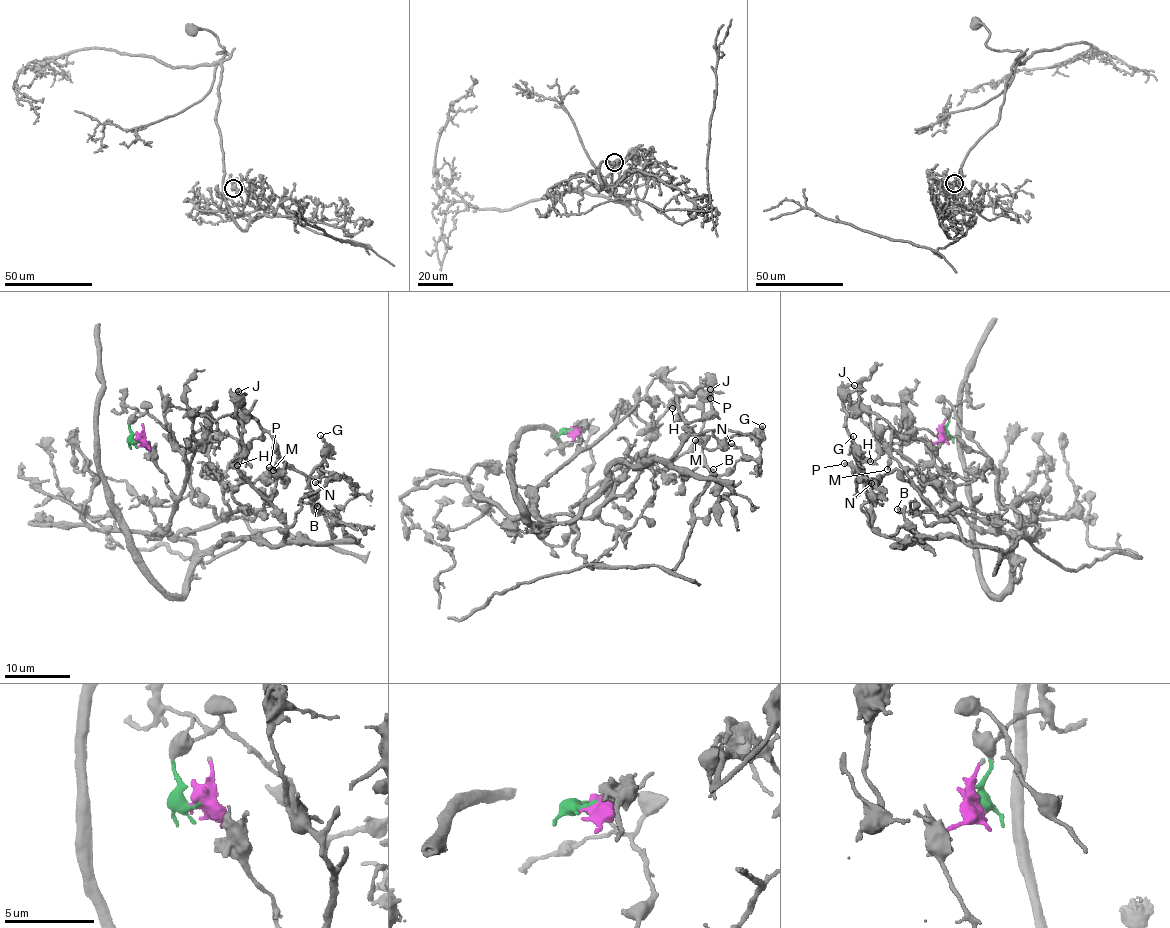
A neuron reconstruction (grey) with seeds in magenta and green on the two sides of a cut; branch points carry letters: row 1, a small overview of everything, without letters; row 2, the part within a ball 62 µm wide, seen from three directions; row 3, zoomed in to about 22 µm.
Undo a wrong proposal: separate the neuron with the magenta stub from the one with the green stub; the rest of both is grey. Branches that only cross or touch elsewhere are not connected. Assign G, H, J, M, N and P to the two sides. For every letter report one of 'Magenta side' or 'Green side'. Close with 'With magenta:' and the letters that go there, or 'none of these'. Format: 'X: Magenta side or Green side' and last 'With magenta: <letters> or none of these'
G: Magenta side
H: Magenta side
J: Magenta side
M: Green side
N: Green side
P: Magenta side
With magenta: G, H, J, P

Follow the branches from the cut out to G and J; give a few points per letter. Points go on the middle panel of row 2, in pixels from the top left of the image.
G: (569, 430), (575, 453), (537, 489), (545, 522), (572, 520), (617, 462), (762, 425)
J: (569, 430), (575, 453), (537, 489), (545, 522), (617, 462), (675, 454), (692, 434), (676, 398), (709, 390)

